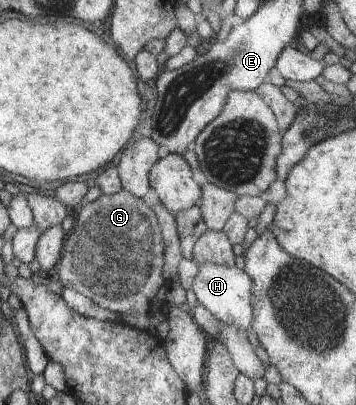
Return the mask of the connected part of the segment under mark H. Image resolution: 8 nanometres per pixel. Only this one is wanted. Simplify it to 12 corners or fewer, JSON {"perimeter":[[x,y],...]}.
{"perimeter":[[203,263],[192,284],[221,323],[247,331],[251,277],[233,265]]}

